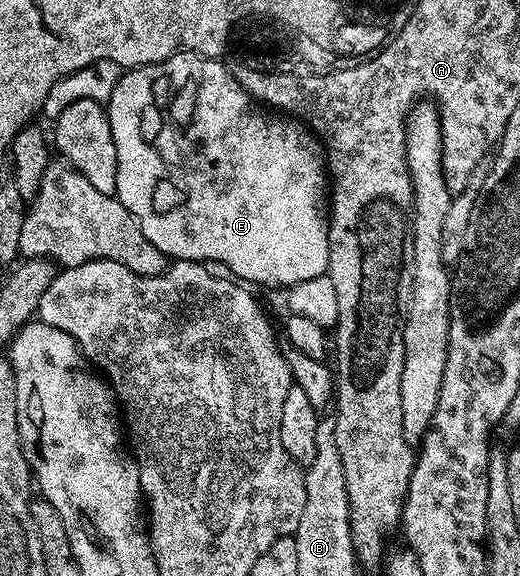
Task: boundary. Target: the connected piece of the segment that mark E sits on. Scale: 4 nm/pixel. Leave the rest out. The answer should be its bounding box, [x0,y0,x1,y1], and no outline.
[108,49,330,289]

